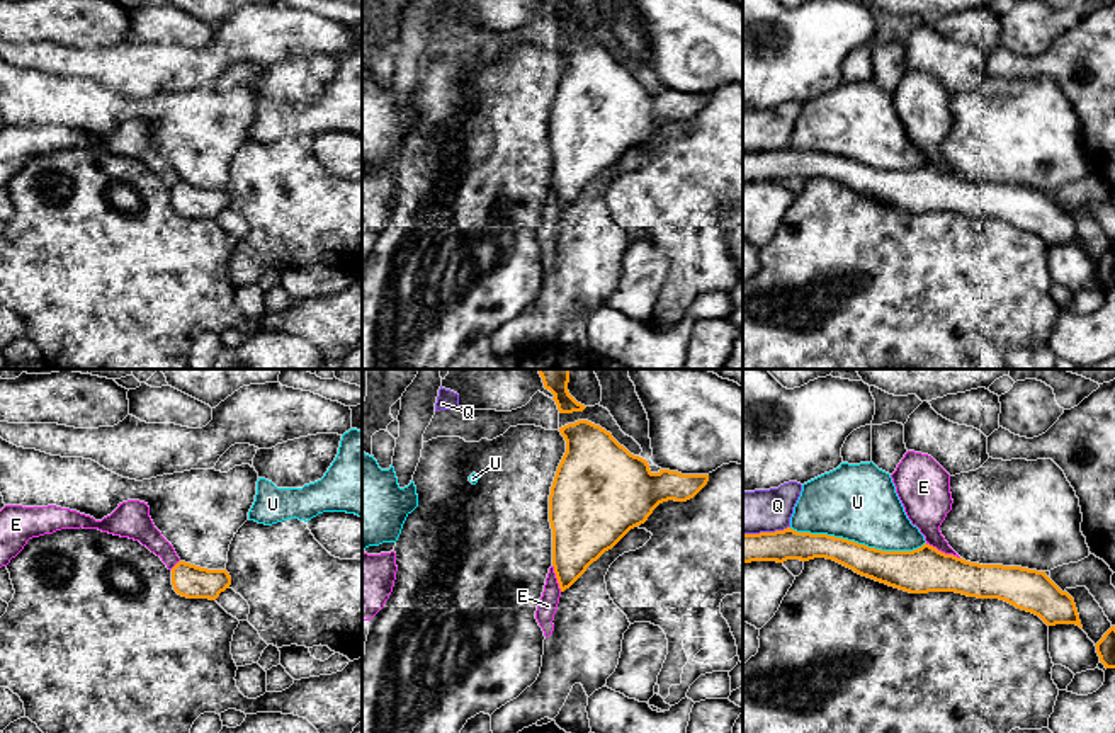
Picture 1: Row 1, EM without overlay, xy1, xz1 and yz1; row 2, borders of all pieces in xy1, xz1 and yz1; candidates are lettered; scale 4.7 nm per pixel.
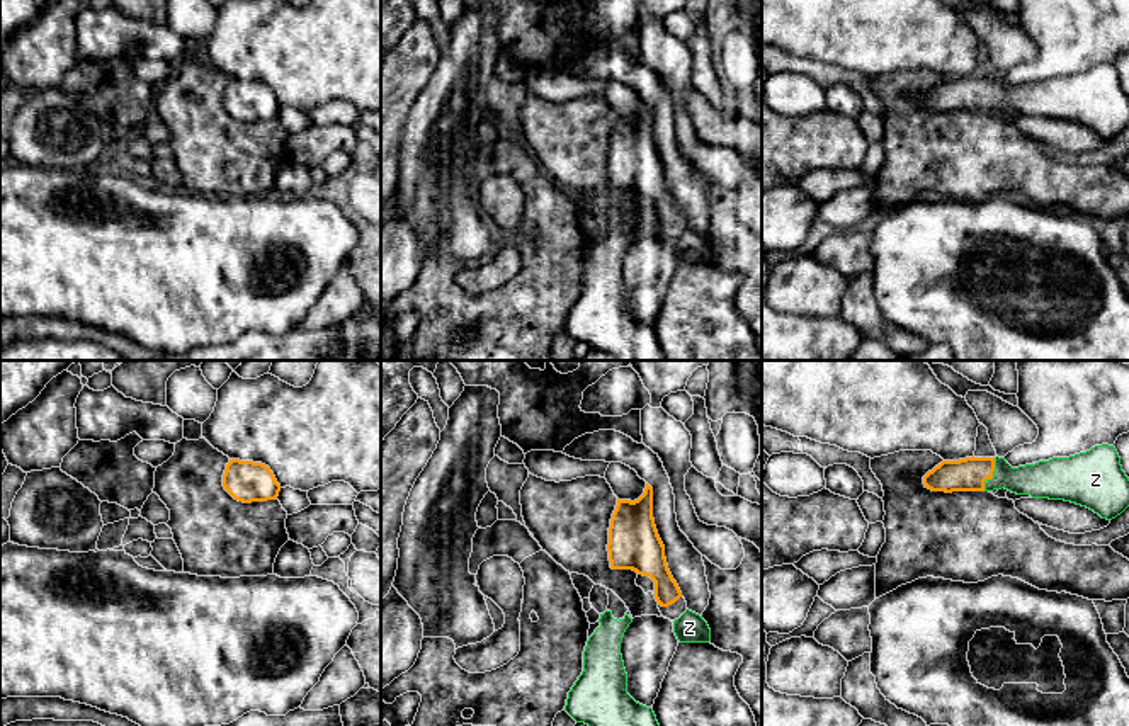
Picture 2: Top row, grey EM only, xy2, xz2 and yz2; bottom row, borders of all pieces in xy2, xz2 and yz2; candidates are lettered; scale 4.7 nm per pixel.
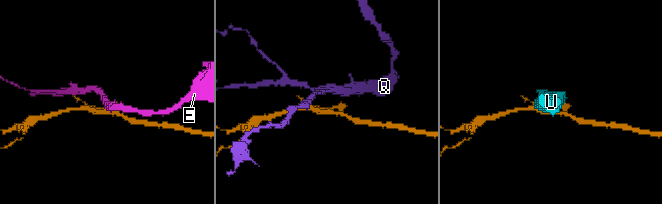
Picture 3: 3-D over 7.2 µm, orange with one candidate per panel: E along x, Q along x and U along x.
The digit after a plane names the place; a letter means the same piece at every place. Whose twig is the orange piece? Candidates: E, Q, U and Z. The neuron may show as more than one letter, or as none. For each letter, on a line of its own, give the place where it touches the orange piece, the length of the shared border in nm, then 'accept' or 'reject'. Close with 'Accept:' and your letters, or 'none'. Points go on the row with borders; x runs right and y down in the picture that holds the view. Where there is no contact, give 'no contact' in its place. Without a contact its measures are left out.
E: yz1 (940, 551) | 180 nm | reject
Q: yz1 (765, 533) | 220 nm | reject
U: yz1 (857, 543) | 650 nm | reject
Z: yz2 (992, 475) | 170 nm | accept
Accept: Z

